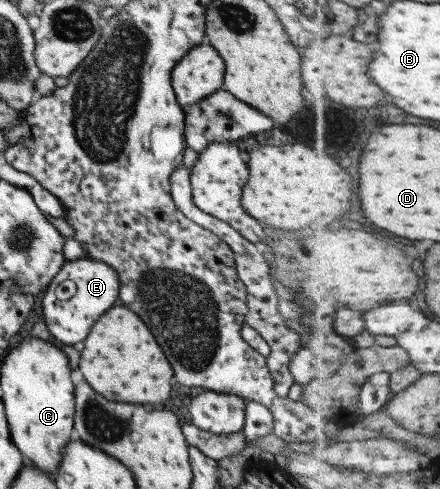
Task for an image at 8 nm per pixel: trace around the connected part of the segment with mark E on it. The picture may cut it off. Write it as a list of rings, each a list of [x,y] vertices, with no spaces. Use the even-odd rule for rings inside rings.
[[[83,256],[80,259],[64,261],[63,266],[53,276],[53,279],[46,287],[45,294],[41,300],[43,322],[47,330],[63,344],[79,347],[79,342],[87,336],[89,326],[107,310],[111,304],[118,300],[119,282],[115,270],[103,261],[88,259]],[[64,280],[71,280],[75,284],[75,293],[67,300],[58,300],[53,294],[56,285]]]

